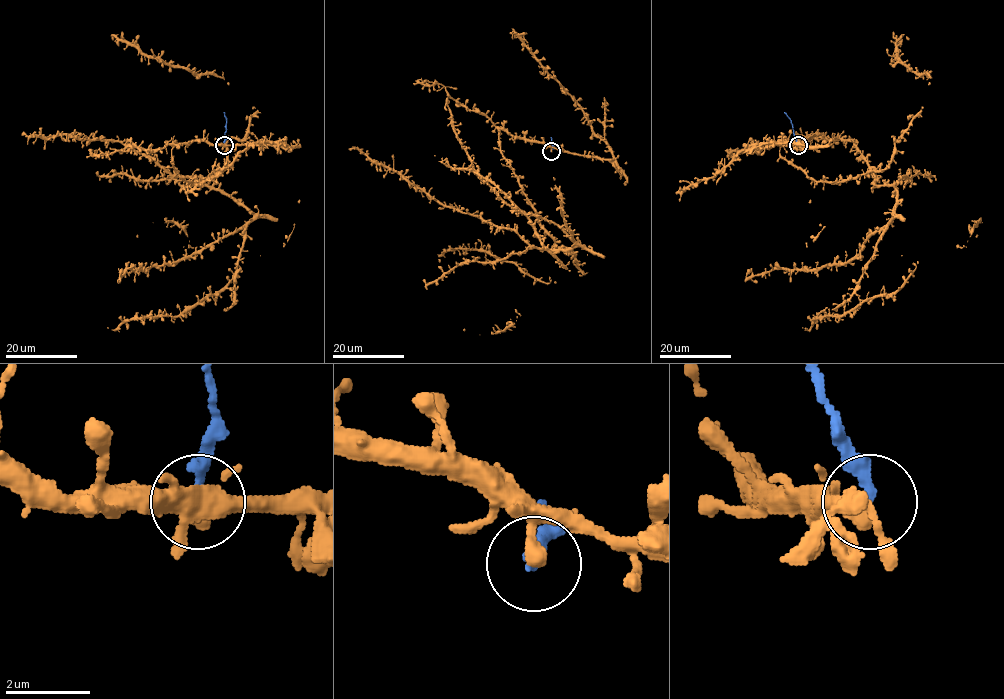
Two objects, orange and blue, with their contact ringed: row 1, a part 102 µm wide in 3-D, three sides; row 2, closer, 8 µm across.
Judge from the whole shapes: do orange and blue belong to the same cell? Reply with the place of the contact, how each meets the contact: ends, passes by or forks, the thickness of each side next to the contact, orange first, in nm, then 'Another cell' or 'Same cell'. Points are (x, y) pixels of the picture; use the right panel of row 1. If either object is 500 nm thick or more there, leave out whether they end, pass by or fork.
Place: (798, 145). At the ring orange ends. At the ring blue ends. Thickness 420 nm (orange) against 260 nm. Another cell

